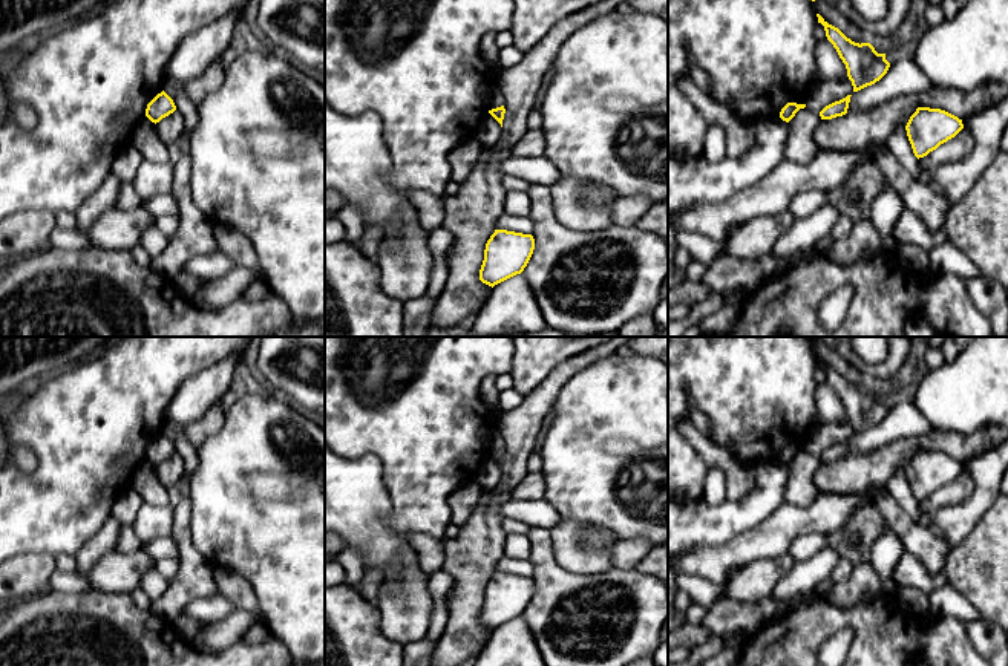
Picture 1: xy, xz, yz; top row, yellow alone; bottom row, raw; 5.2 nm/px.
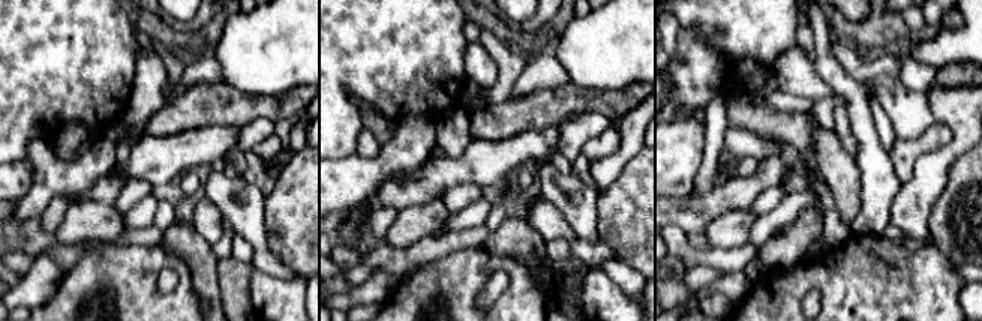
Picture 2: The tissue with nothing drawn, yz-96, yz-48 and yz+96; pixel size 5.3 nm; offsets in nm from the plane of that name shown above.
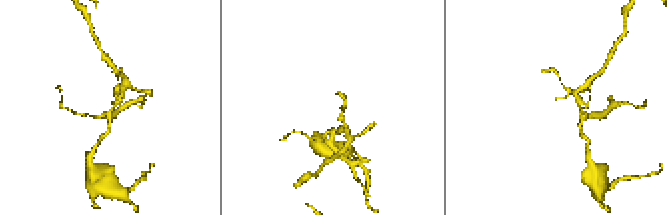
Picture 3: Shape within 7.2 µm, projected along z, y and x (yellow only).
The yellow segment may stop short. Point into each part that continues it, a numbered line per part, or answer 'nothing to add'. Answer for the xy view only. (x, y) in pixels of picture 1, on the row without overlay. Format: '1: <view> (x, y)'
nothing to add

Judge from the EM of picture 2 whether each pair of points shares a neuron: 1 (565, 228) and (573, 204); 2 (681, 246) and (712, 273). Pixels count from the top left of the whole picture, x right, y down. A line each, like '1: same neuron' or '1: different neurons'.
1: different neurons
2: different neurons

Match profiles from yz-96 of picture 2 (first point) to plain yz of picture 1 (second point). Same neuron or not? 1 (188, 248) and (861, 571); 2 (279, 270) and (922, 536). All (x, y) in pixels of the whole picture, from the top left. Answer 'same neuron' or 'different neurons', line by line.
1: same neuron
2: same neuron

